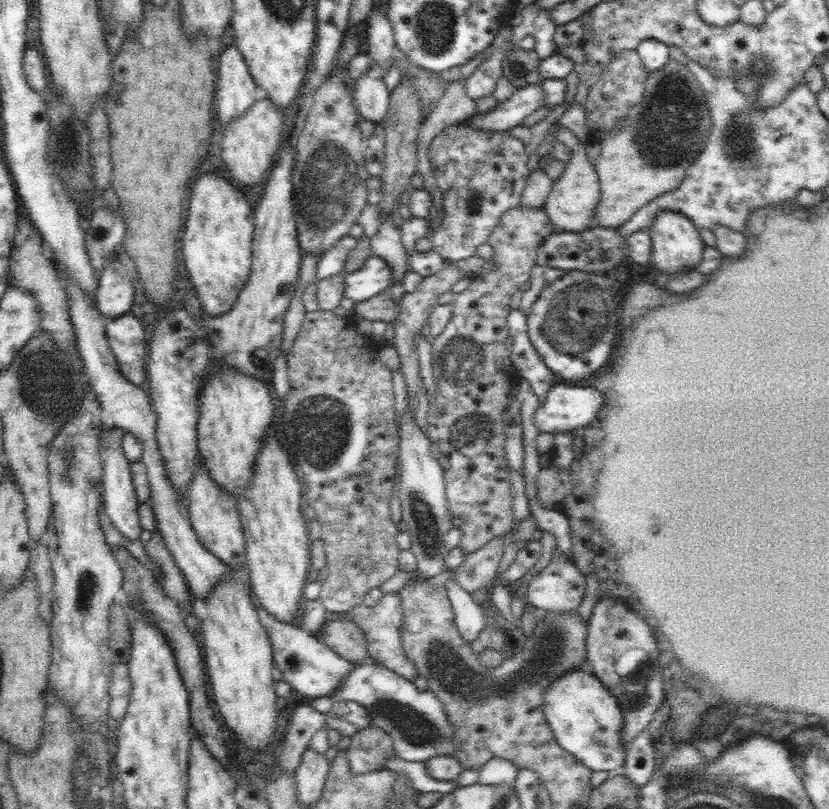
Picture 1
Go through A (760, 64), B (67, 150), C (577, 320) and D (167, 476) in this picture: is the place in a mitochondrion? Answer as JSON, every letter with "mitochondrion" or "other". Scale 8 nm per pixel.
{"A":"mitochondrion","B":"mitochondrion","C":"mitochondrion","D":"other"}

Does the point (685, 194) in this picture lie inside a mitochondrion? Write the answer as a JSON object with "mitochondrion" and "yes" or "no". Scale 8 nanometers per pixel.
{"mitochondrion":"no"}

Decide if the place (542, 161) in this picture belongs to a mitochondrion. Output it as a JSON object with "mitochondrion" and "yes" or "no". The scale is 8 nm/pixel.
{"mitochondrion":"no"}

